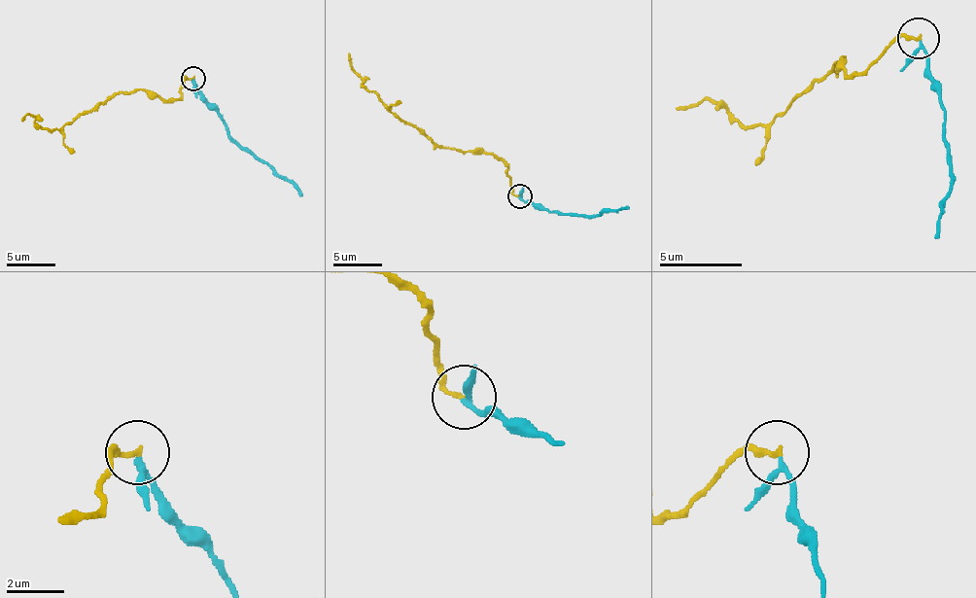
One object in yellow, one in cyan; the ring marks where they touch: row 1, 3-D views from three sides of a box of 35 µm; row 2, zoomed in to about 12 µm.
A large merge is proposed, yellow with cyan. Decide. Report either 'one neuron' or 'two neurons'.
two neurons

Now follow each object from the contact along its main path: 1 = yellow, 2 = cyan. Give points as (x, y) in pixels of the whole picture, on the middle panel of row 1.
1: (520, 196), (512, 187), (507, 168), (501, 160), (493, 156), (440, 149), (387, 107), (367, 90), (348, 53)
2: (520, 196), (525, 201), (540, 204), (546, 211), (564, 214), (600, 216), (629, 206)

